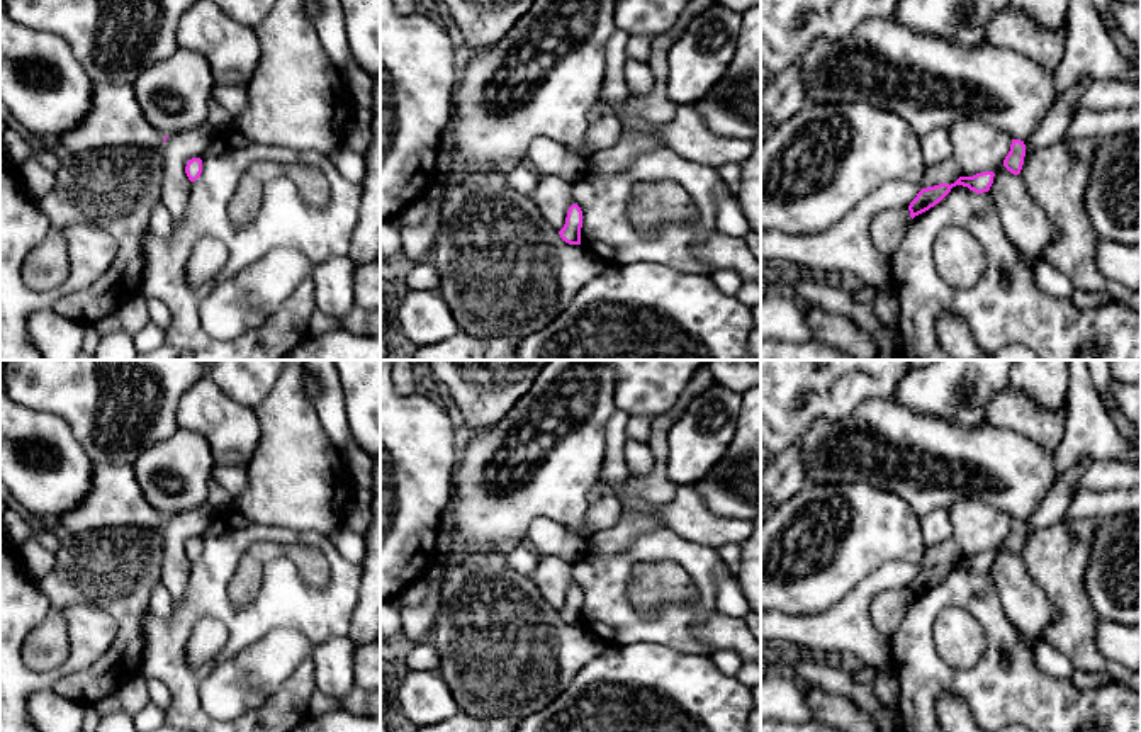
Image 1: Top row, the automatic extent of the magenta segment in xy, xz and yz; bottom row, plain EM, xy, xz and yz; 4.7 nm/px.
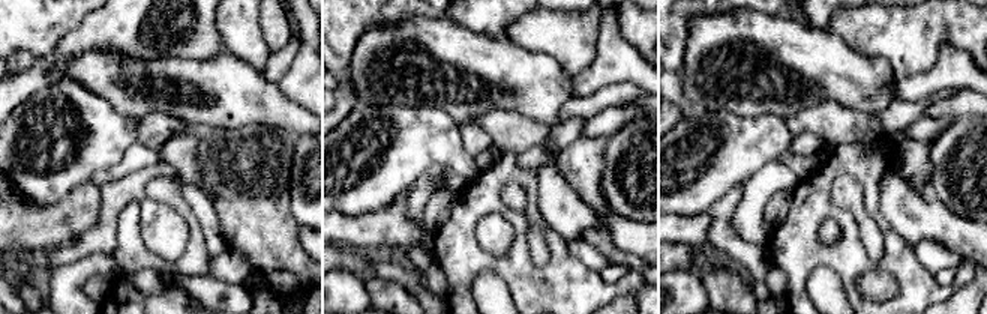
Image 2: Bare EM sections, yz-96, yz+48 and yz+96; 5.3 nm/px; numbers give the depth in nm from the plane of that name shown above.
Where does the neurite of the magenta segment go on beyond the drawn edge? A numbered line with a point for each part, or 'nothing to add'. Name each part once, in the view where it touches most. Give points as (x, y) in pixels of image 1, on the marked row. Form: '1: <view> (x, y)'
nothing to add

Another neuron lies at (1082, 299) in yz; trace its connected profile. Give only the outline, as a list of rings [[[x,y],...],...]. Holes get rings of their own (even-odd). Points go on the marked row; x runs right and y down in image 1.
[[[1075,290],[1070,299],[1080,309],[1097,309],[1110,301],[1110,296],[1107,296],[1105,292]]]

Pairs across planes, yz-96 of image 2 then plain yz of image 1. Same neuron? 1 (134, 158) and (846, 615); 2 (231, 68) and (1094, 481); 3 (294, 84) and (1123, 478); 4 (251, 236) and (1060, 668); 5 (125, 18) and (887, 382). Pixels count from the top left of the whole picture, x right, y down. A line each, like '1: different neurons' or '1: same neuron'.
1: same neuron
2: different neurons
3: same neuron
4: different neurons
5: different neurons

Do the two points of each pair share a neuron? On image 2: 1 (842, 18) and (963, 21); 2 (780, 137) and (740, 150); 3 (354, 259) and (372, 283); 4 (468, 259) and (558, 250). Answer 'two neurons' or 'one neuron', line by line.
1: one neuron
2: one neuron
3: two neurons
4: one neuron

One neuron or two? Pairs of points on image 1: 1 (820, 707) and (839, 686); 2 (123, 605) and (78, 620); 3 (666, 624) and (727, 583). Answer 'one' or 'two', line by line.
1: two
2: two
3: two

